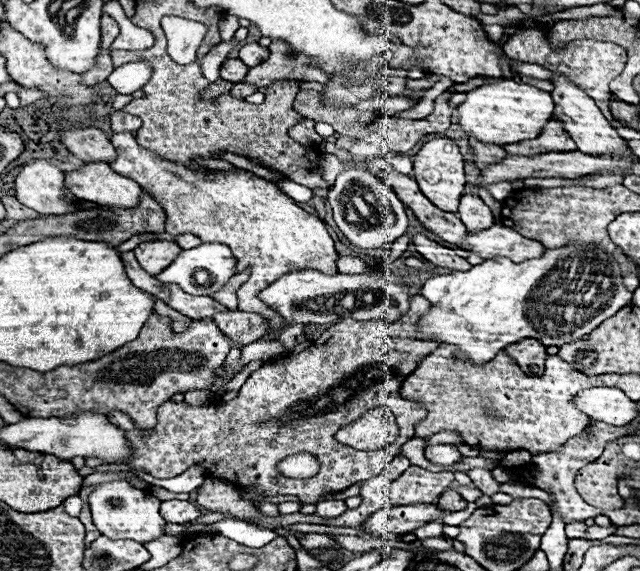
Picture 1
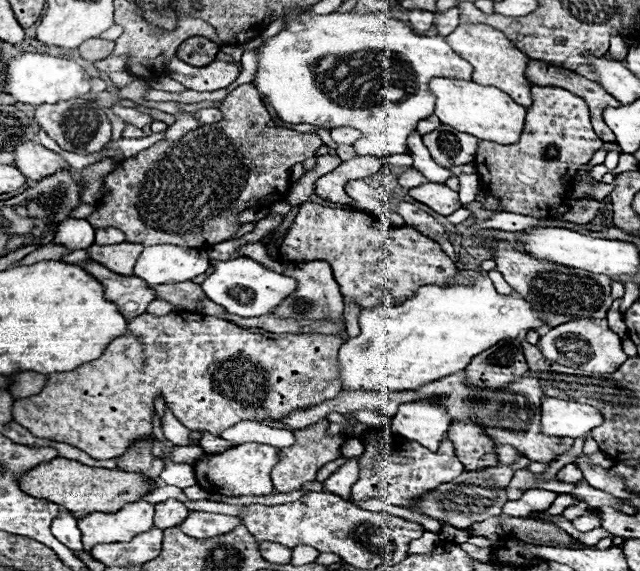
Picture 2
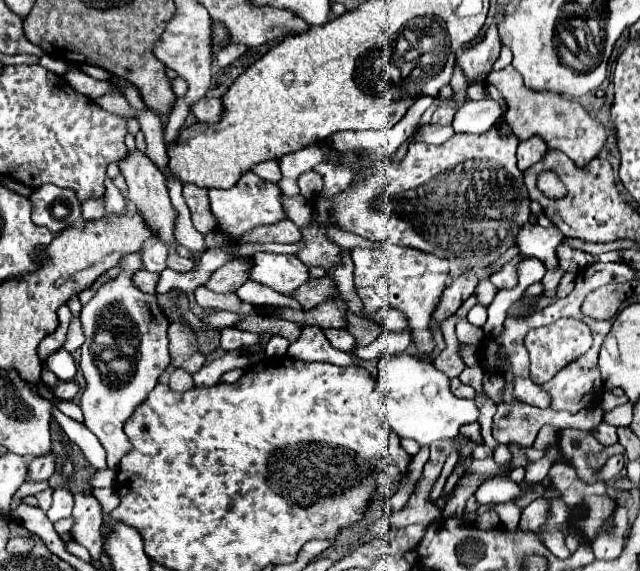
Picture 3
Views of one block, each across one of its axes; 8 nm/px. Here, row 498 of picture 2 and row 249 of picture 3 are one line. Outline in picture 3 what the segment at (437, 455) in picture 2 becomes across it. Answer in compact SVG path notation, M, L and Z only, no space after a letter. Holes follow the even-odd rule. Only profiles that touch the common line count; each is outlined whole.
M388 244L380 250L364 250L354 248L352 250L352 262L354 262L354 286L376 288L378 284L384 284L388 288L388 300L390 306L404 312L408 316L408 326L412 330L412 340L420 348L424 356L432 352L432 332L430 332L430 318L434 312L434 306L438 306L438 298L442 296L442 290L448 284L450 268L448 262L426 254L422 250L414 248L400 248L394 244Z

